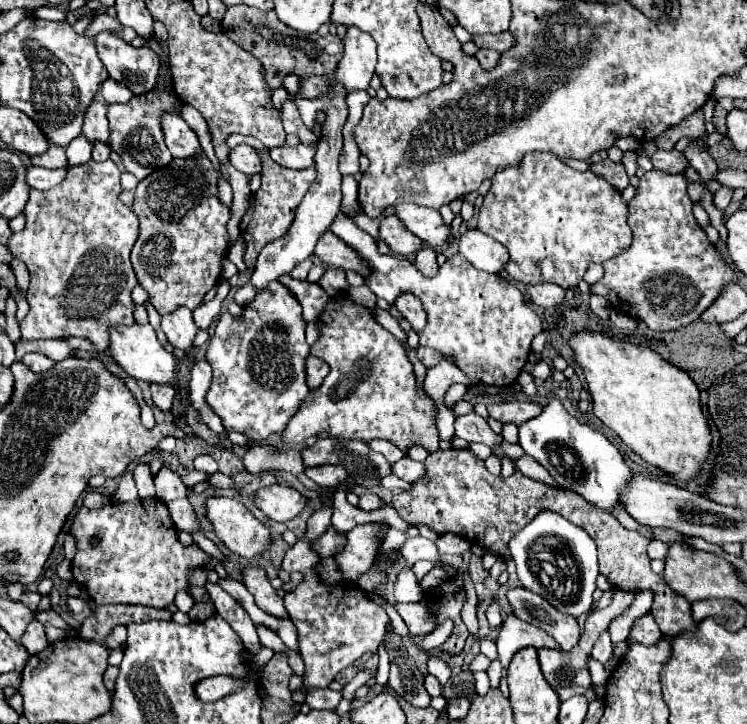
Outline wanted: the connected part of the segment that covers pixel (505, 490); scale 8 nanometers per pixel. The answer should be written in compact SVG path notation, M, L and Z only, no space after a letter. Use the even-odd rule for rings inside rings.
M438 449L430 453L424 463L428 469L426 479L414 483L410 491L402 491L392 497L392 507L408 525L426 525L438 535L458 533L464 539L476 541L484 549L498 553L502 559L510 559L510 539L540 511L550 509L582 527L594 539L598 547L600 573L606 575L614 587L622 591L642 591L654 587L656 599L650 613L668 639L682 631L694 631L696 623L690 615L690 603L682 599L682 595L674 595L664 579L662 587L662 577L650 571L650 539L640 535L638 531L628 531L610 513L586 505L584 499L580 495L574 495L572 491L534 481L520 471L514 471L514 475L506 479L502 479L502 475L494 477L486 471L484 461L474 457L468 449Z

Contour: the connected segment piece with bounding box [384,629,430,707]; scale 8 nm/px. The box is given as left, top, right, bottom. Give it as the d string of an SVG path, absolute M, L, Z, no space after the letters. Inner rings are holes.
M388 629L384 641L386 641L388 655L390 655L390 681L388 681L388 685L390 685L400 697L404 697L410 705L414 705L414 707L430 707L430 695L428 695L428 691L424 689L424 675L418 671L414 659L412 659L412 657L408 655L408 651L404 649L402 637L394 635L392 629Z

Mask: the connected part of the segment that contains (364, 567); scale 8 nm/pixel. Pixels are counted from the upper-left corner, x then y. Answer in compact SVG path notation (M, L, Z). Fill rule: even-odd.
M378 523L358 525L346 533L346 547L334 555L336 567L342 573L344 581L358 583L358 579L372 567L380 535L382 533L378 529Z

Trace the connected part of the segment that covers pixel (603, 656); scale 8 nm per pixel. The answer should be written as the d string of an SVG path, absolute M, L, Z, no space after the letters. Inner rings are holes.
M608 631L600 633L598 641L596 641L594 647L592 647L592 657L598 659L600 663L606 663L606 661L612 657L612 643L610 643L610 635L608 635Z

